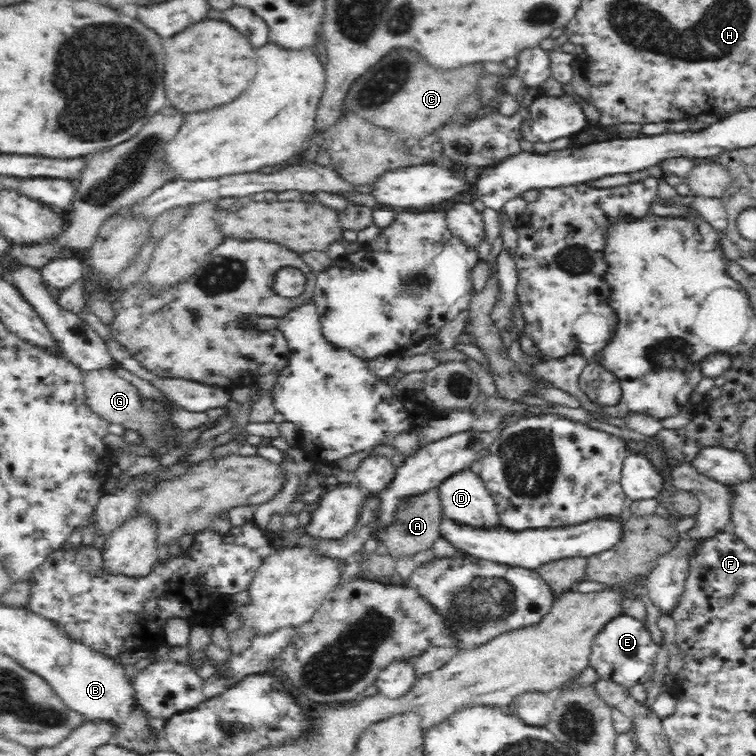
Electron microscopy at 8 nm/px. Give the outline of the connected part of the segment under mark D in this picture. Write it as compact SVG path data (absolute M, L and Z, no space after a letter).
M470 468L451 474L437 488L444 517L472 526L500 525L495 500L485 488L480 475Z

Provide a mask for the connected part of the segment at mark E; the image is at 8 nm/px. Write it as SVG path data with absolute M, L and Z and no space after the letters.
M624 612L611 618L596 633L589 654L589 666L594 668L599 679L614 682L629 692L637 684L650 683L654 676L654 660L659 646L652 640L650 631L638 618Z

